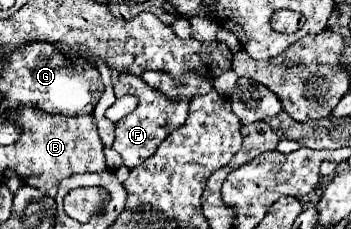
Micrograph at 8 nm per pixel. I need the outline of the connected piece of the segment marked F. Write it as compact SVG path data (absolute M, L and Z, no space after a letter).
M130 73L118 75L118 79L114 83L114 95L116 95L116 99L120 99L122 95L138 97L138 107L116 123L116 139L112 145L122 155L124 165L130 169L136 165L142 165L156 151L156 147L164 141L164 137L168 137L168 133L172 133L174 129L184 125L184 121L188 117L190 99L172 101L172 99L164 97L164 93L156 93L148 83L144 83L140 77L132 77Z

